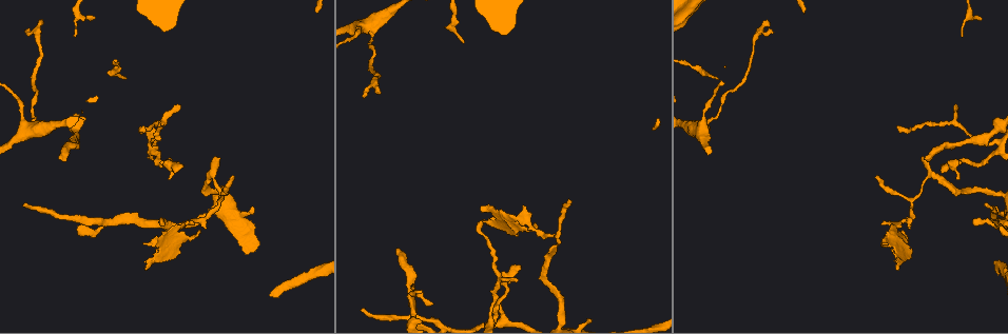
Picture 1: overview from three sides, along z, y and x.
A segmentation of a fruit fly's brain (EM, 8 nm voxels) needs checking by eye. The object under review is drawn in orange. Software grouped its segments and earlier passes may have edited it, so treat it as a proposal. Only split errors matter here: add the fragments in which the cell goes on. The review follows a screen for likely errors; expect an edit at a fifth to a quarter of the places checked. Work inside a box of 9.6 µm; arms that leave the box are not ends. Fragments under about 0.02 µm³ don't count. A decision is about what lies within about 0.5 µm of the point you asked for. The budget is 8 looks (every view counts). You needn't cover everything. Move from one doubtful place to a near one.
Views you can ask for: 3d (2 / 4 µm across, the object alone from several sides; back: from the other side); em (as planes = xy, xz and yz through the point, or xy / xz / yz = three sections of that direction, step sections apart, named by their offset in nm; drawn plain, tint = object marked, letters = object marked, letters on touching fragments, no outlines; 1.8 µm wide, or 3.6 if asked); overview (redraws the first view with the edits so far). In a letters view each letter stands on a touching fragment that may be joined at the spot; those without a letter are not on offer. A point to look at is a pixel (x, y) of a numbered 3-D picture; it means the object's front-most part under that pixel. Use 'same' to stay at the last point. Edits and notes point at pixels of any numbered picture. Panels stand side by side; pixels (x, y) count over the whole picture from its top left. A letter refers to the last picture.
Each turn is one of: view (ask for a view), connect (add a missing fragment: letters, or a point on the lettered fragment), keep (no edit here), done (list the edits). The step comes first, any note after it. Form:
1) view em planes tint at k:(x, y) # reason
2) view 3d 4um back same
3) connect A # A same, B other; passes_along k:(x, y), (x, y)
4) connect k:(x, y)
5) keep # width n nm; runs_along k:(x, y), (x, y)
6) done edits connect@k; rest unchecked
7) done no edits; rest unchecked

view 3d 2um at 1:(143, 125) # tapers out

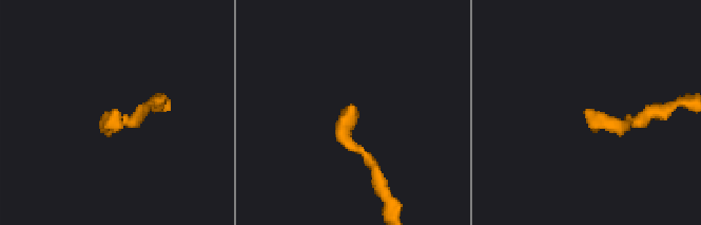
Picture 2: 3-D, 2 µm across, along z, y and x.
view em yz step 8 tint at 2:(586, 110)

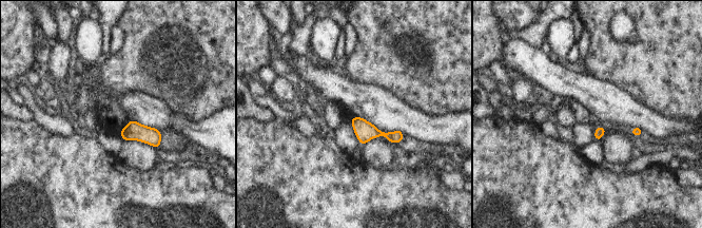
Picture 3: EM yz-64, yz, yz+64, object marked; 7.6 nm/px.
view em xz step 4 letters same # cut it another way

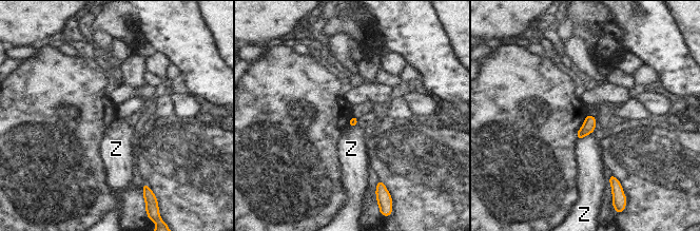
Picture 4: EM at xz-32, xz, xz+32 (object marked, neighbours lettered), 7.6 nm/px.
keep # Z other; border 4:(595, 130), (578, 140); no lettered fragment goes on from it

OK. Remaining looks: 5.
view 3d 2um at 1:(162, 222) # branch stops here

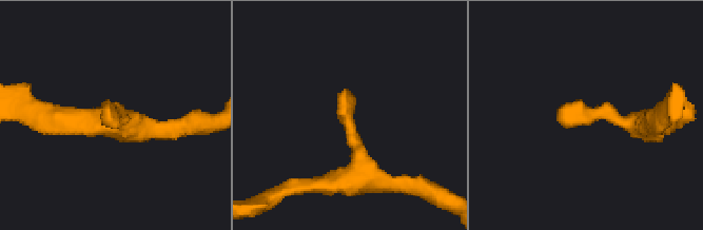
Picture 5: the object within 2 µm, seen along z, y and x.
view em yz step 8 tint at 5:(112, 120) # now the EM

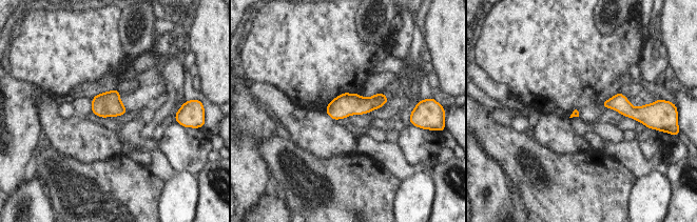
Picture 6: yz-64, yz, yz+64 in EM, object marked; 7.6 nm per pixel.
view em planes letters same # cut it another way

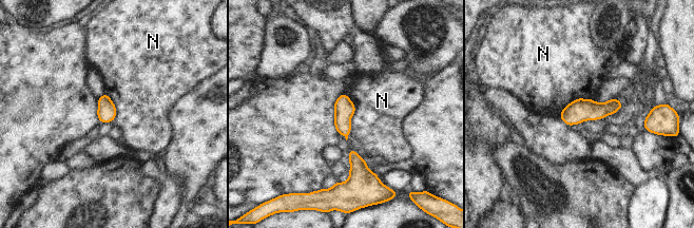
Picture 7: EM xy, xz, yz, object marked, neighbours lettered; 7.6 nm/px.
keep # N other; border 7:(592, 98), (575, 98), (558, 115); none of them fits

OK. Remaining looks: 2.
view 3d 4um at 1:(162, 245) # touches itself

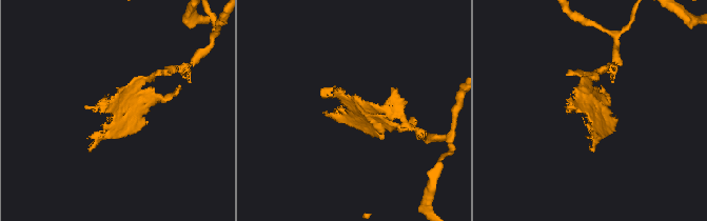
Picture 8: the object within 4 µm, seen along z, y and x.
view em xz step 16 letters at 8:(114, 111) # now the EM

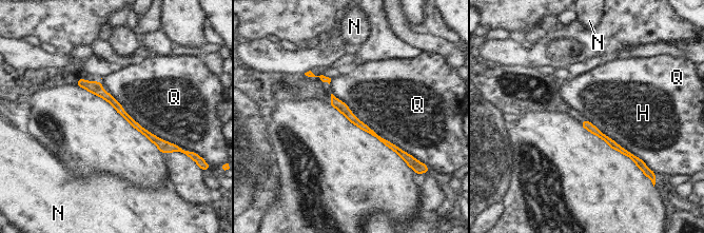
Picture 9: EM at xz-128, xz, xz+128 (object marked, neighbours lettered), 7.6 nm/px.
keep # H other, N other, Q other; runs_along 9:(80, 81), (105, 95), (167, 149); no lettered fragment goes on from it

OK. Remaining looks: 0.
done no edits; rest unchecked

